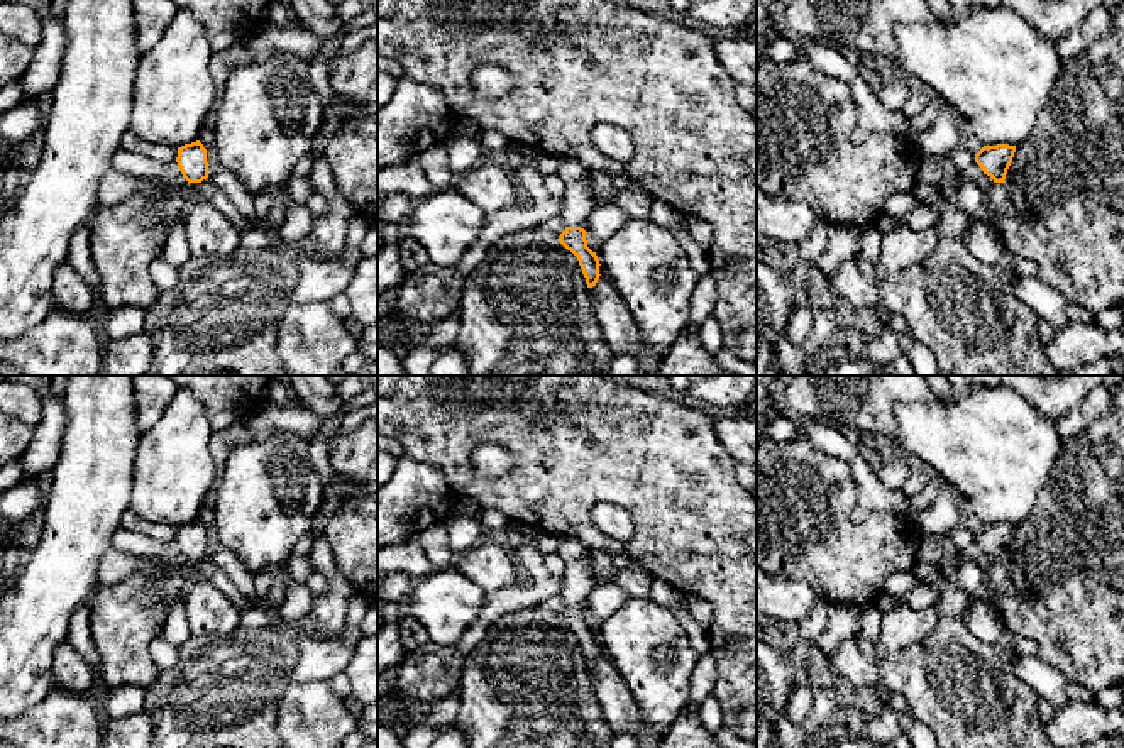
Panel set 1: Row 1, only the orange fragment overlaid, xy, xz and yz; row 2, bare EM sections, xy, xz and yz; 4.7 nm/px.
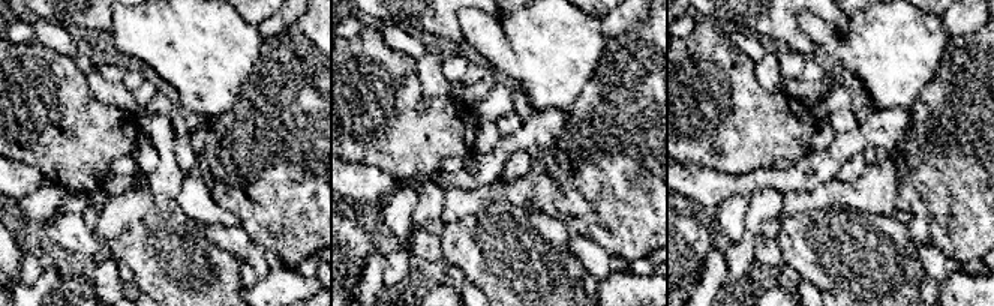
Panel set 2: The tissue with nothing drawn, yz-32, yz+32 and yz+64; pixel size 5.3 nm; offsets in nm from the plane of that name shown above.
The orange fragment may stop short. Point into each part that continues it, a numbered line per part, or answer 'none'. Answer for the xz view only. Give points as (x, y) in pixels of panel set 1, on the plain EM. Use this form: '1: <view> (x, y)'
1: xz (578, 581)

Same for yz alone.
1: yz (974, 552)

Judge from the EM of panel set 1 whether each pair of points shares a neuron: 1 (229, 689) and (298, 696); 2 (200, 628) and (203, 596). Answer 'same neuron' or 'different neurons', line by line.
1: different neurons
2: same neuron

